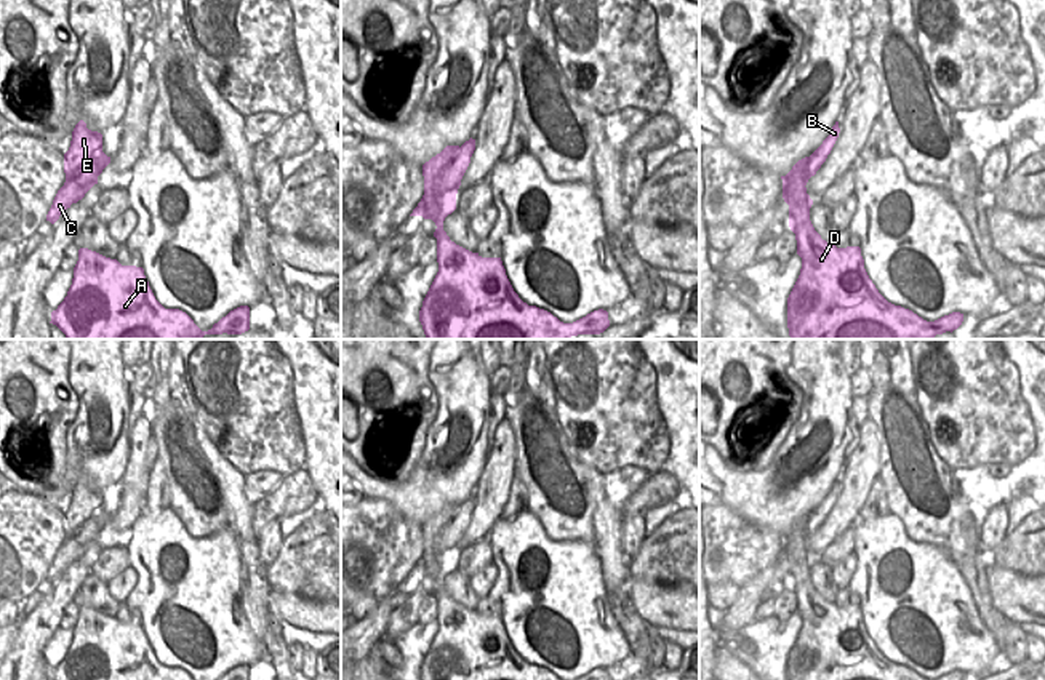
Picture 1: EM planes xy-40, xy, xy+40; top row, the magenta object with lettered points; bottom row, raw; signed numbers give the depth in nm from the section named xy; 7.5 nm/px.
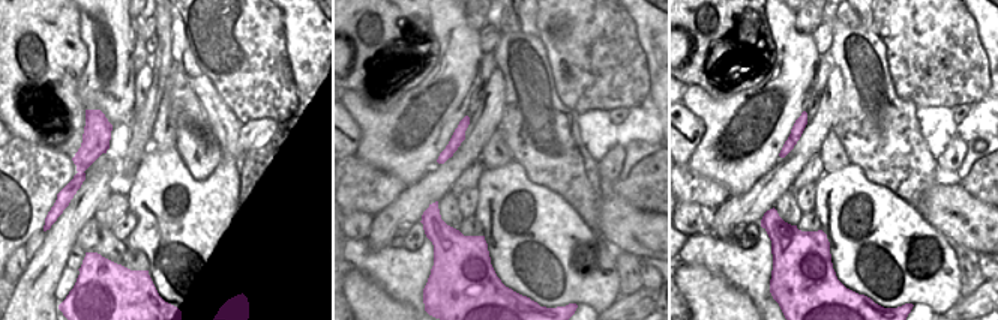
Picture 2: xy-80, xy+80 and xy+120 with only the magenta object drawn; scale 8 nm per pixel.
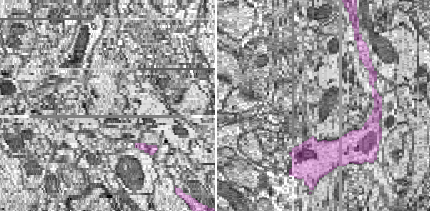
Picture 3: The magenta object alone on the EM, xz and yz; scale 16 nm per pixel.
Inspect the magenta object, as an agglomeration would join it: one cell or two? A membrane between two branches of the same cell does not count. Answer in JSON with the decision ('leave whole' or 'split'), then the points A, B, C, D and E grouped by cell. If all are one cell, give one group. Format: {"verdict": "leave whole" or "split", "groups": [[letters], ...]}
{"verdict": "split", "groups": [["A", "D", "E"], ["B", "C"]]}

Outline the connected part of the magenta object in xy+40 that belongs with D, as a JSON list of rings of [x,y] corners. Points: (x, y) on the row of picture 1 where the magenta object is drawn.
[[[805,157],[781,176],[783,198],[789,205],[789,227],[795,234],[797,254],[802,258],[800,275],[787,298],[791,339],[933,339],[957,330],[963,314],[952,312],[927,322],[912,310],[888,302],[869,278],[859,246],[837,248],[821,238],[810,221],[813,200],[803,184],[810,168]]]

